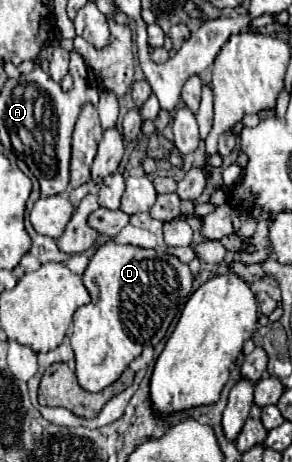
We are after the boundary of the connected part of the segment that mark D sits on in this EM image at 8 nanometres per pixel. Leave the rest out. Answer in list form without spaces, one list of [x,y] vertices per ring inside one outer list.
[[[108,241],[108,245],[102,245],[92,255],[82,277],[92,301],[74,313],[74,331],[70,343],[76,355],[76,377],[80,387],[96,393],[118,381],[130,361],[136,359],[144,347],[154,347],[162,341],[174,317],[182,313],[184,301],[188,301],[188,295],[192,291],[194,277],[188,265],[180,263],[174,255],[132,245],[118,245],[114,241]]]

